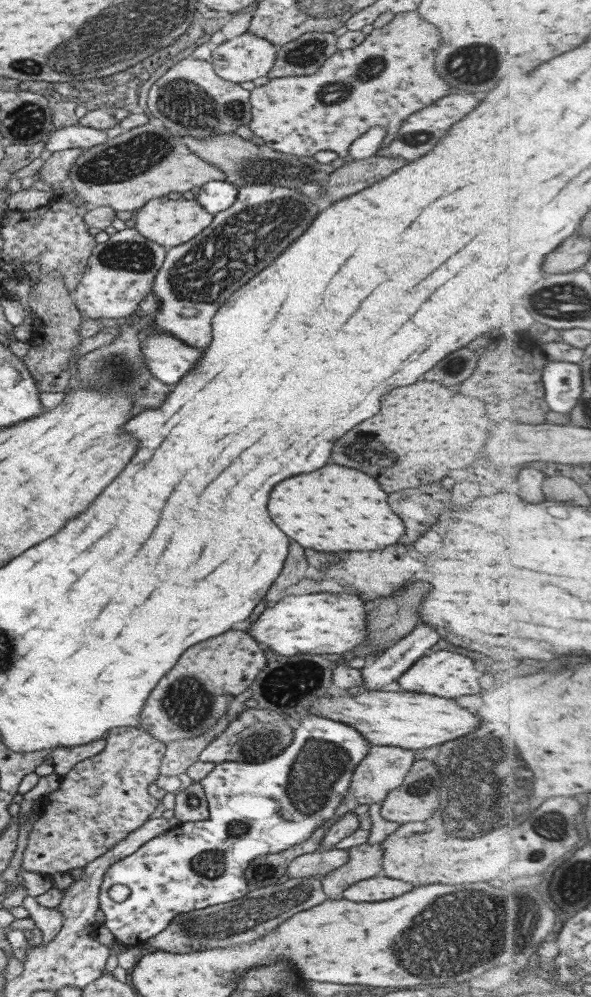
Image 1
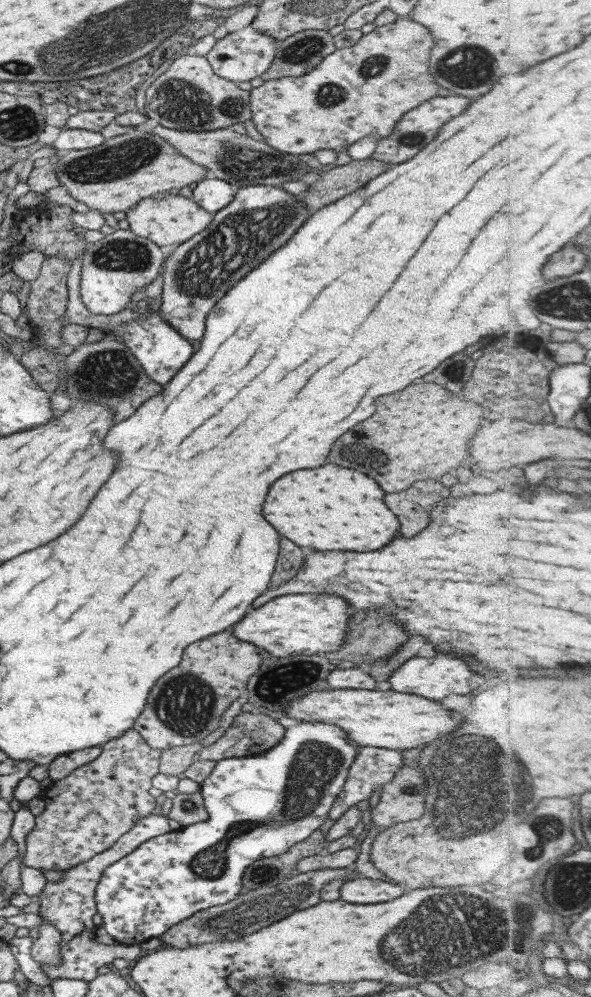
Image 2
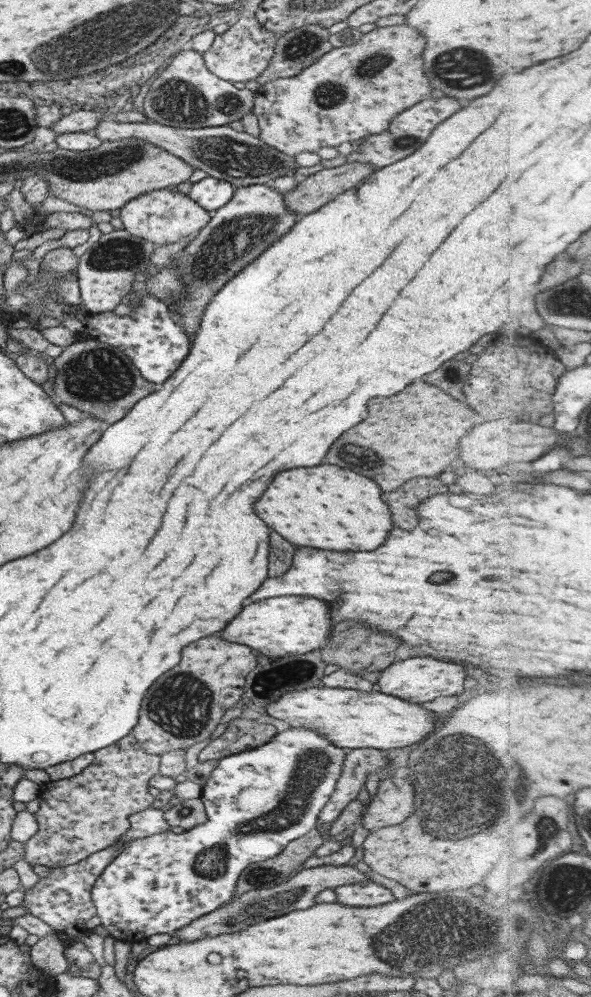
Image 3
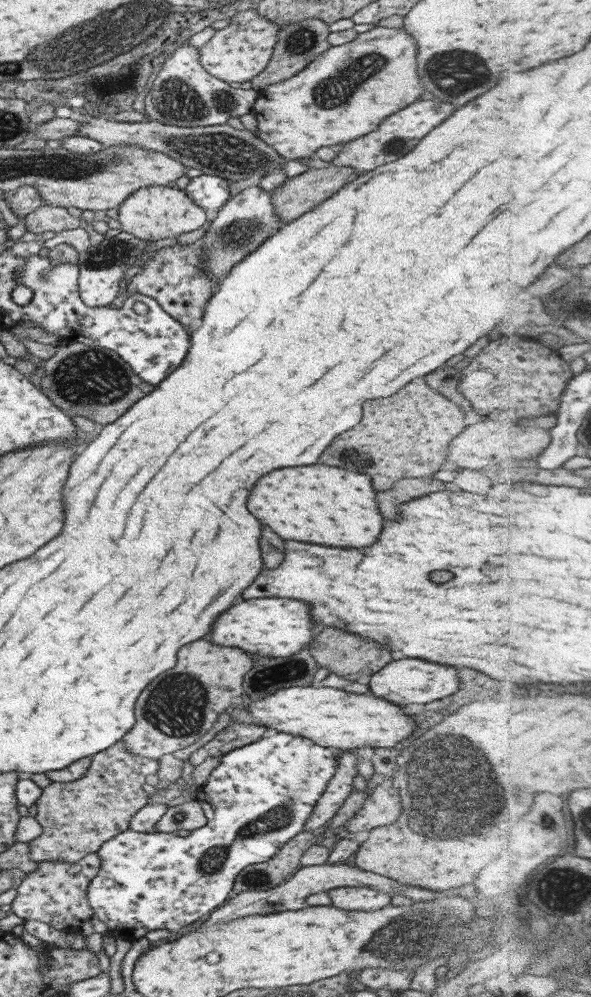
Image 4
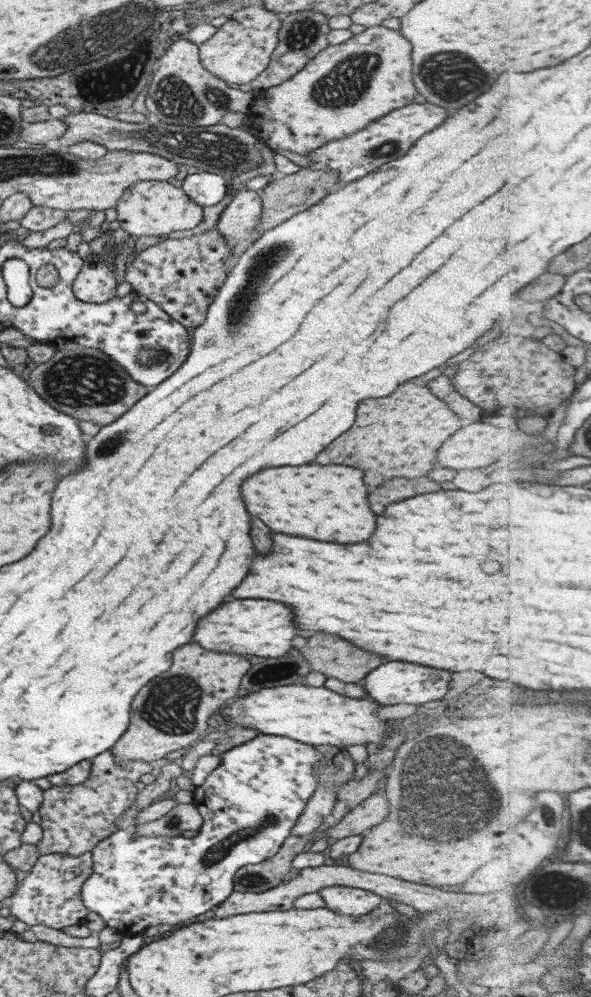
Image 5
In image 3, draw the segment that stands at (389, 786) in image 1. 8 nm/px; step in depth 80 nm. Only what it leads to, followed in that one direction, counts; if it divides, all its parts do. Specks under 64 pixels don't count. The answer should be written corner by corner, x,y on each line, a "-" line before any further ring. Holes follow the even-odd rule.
355,748
347,750
334,792
318,815
318,828
326,822
334,822
343,808
356,800
358,792
365,785
368,774
381,775
380,769
388,764
385,754
375,748

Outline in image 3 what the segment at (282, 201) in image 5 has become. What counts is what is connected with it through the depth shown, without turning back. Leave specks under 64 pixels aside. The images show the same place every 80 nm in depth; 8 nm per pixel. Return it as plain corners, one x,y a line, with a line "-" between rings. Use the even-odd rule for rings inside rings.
347,162
338,167
320,169
300,181
294,190
283,194
286,209
302,216
315,212
376,169
377,166
363,162

